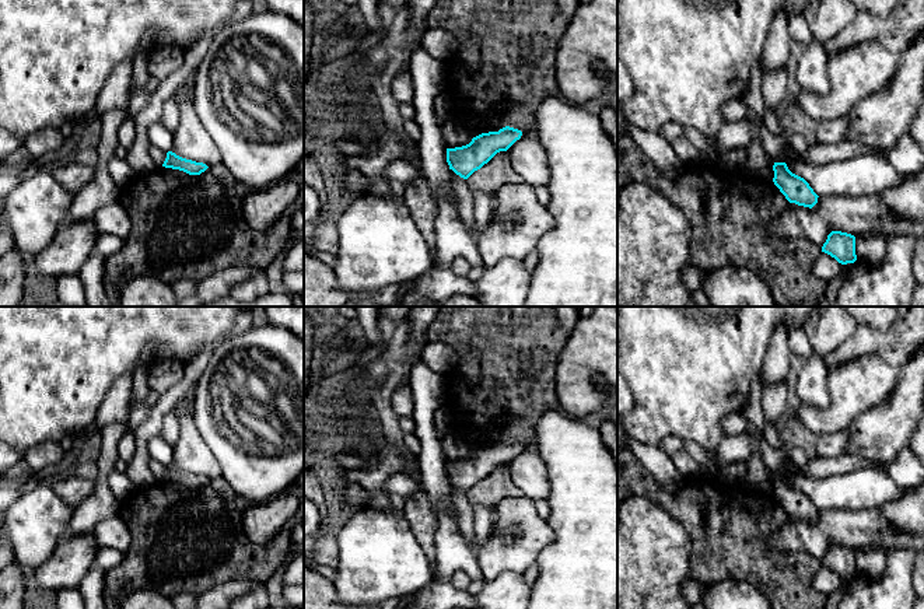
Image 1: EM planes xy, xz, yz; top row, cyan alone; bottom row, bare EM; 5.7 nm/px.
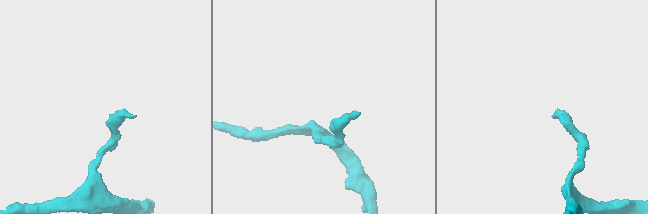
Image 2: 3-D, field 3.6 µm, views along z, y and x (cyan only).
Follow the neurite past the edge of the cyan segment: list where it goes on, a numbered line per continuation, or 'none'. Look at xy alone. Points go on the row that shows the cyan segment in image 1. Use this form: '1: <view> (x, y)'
none

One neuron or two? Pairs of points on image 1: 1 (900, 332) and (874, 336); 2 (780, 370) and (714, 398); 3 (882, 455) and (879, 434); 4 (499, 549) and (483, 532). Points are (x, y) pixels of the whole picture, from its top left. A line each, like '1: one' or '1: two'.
1: one
2: two
3: one
4: two

